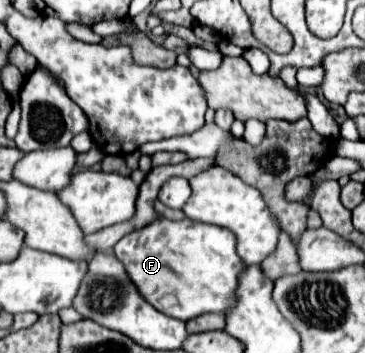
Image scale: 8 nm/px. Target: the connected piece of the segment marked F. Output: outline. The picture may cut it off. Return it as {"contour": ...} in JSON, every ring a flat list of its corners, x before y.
{"contour":[[158,219,158,223,150,223,150,227,120,239,114,245,114,255,124,263,138,293,160,313,180,321,232,309,236,305,238,279,248,267,236,253,236,237,232,231,190,219]]}

